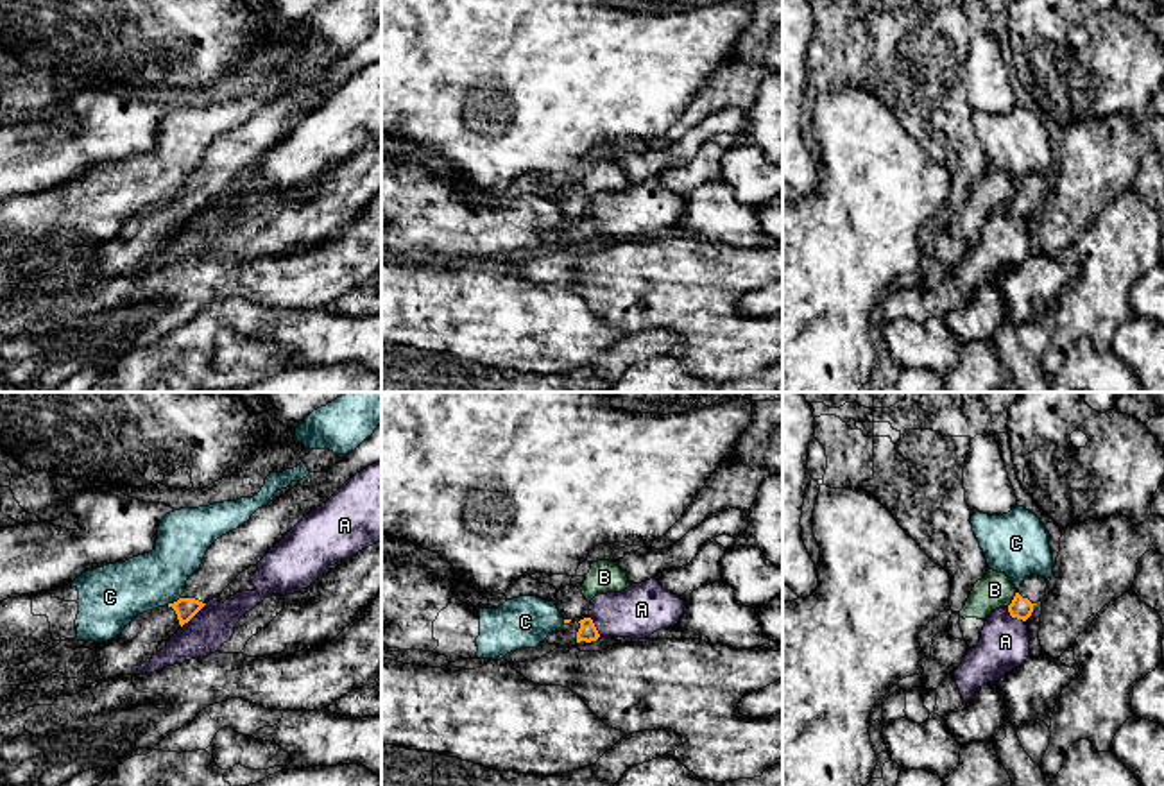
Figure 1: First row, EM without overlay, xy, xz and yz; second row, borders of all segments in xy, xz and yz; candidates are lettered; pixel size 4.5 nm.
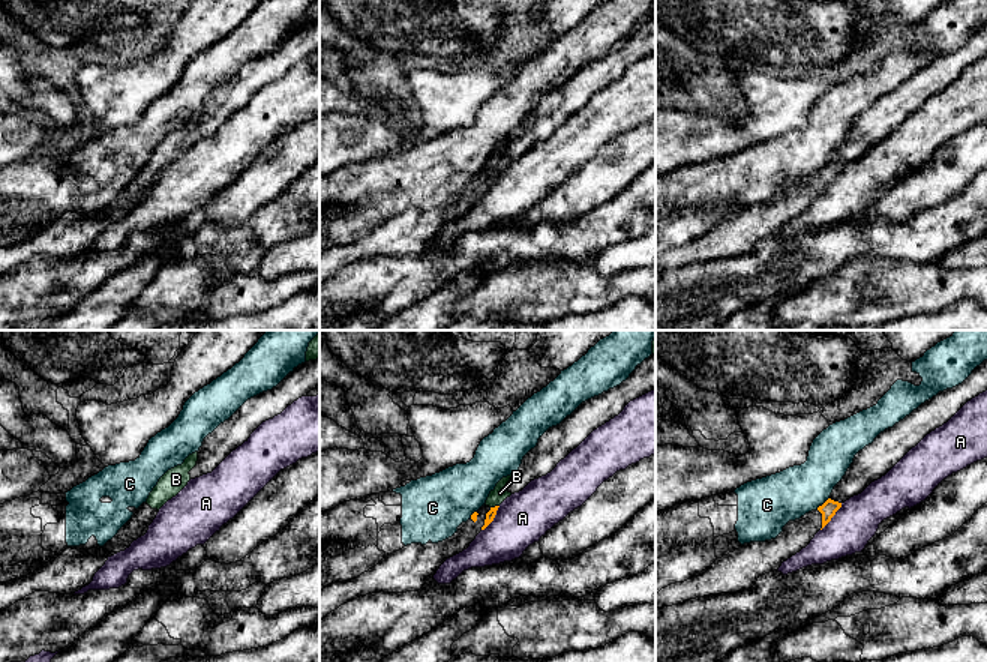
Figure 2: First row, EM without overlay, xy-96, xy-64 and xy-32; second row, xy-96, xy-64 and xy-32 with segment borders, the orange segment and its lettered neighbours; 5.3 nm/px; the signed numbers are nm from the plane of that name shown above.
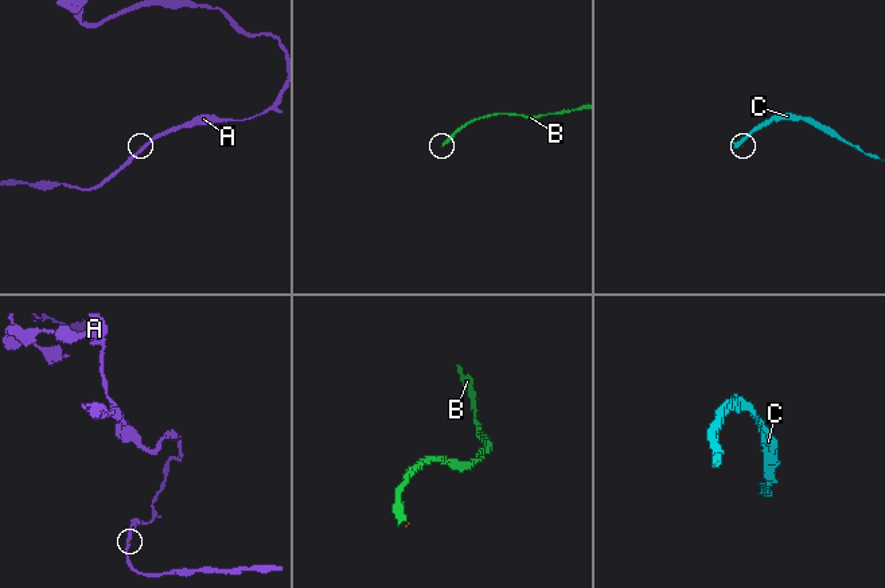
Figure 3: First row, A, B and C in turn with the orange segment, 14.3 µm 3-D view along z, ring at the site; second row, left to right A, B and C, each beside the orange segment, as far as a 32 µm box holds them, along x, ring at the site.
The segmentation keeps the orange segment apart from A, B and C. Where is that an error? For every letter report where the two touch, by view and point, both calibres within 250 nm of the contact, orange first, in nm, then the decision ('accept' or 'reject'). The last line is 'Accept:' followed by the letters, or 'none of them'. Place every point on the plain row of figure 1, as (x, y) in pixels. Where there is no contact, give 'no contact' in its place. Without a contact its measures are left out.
A: contact xy (194, 213); calibres 100 and 190 nm; reject
B: contact yz (1014, 197); calibres 100 and 160 nm; reject
C: contact xy (174, 201); calibres 100 and 260 nm; reject
Accept: none of them

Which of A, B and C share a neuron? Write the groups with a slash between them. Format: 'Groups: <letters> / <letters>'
Groups: A / B / C

